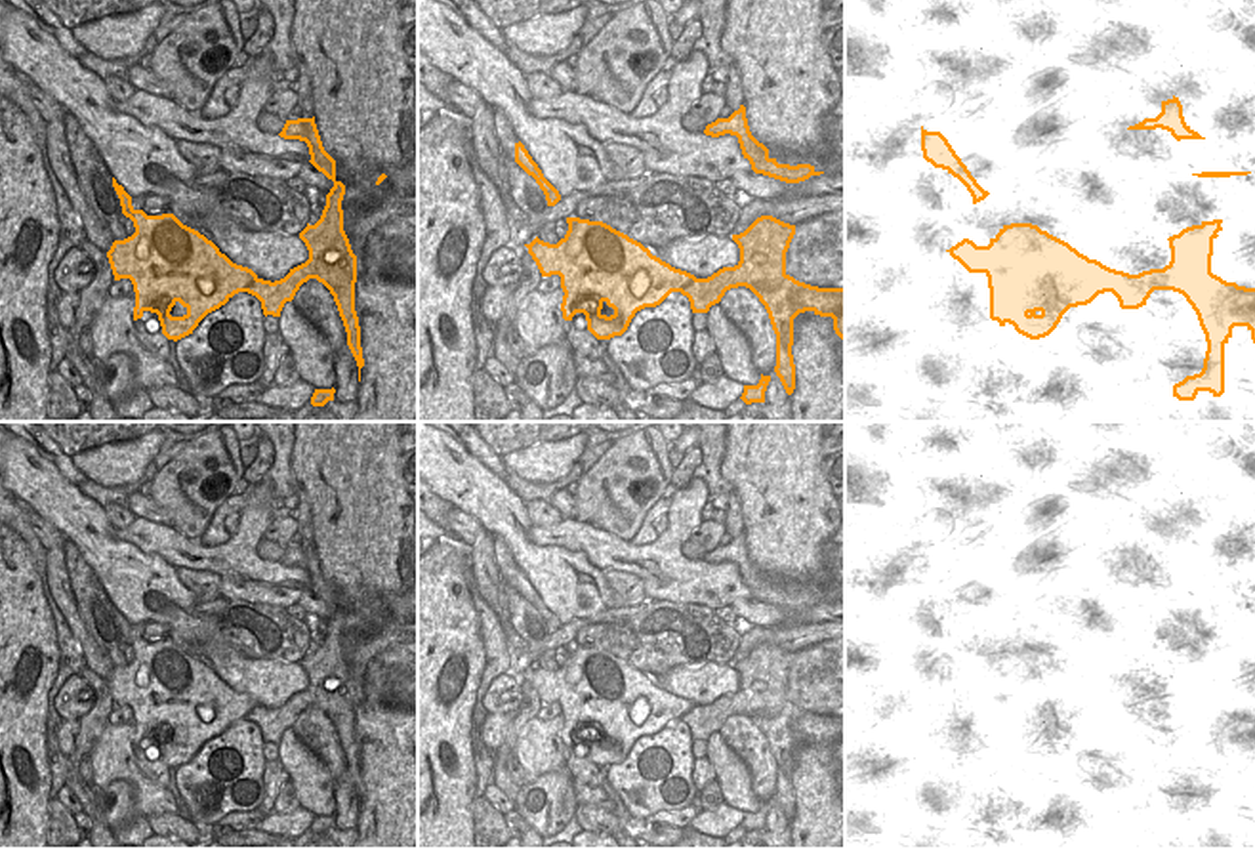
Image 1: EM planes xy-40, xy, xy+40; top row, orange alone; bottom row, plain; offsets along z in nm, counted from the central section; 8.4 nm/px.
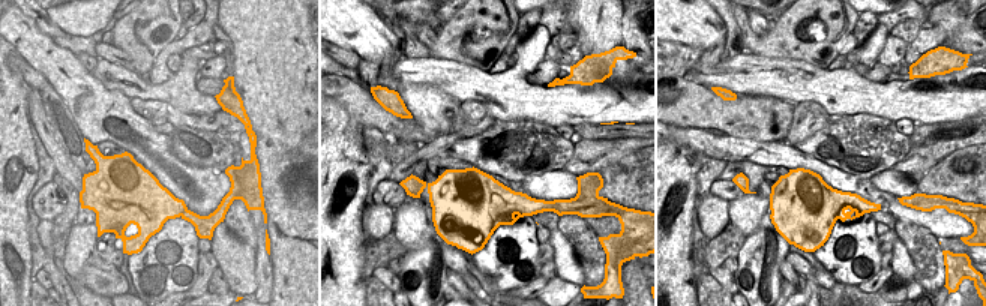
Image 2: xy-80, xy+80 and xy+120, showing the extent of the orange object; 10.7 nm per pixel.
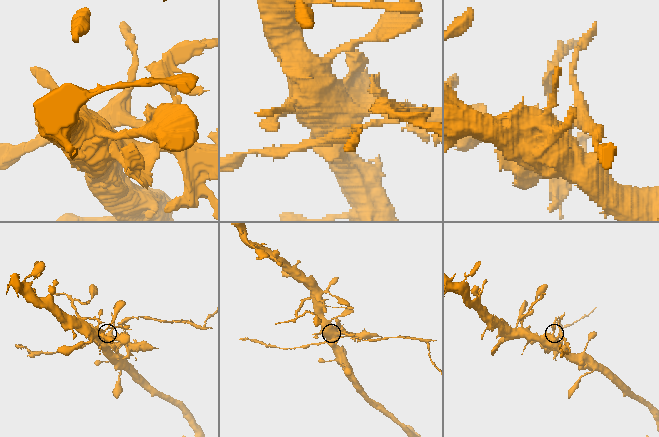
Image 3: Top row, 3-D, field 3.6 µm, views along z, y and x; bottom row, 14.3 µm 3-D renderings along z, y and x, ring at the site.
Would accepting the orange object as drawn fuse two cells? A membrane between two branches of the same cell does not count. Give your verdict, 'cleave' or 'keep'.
cleave

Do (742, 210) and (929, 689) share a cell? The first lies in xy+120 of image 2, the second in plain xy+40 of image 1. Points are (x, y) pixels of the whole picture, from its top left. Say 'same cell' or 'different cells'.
different cells

